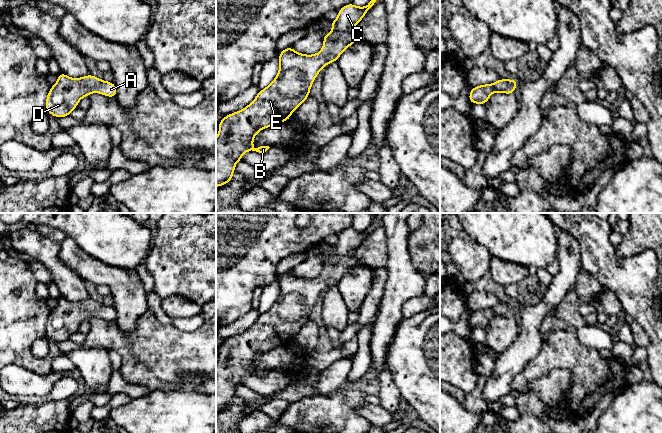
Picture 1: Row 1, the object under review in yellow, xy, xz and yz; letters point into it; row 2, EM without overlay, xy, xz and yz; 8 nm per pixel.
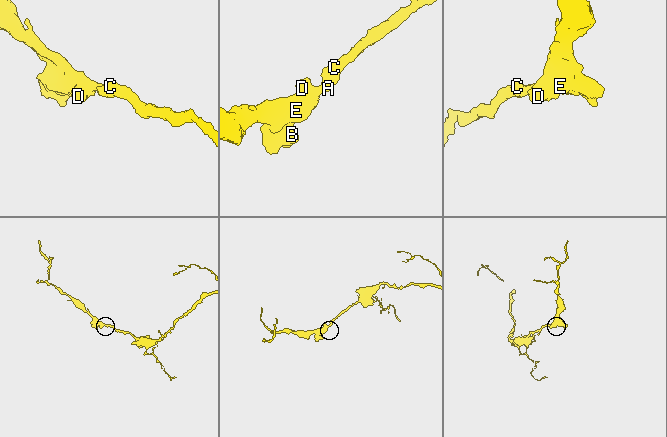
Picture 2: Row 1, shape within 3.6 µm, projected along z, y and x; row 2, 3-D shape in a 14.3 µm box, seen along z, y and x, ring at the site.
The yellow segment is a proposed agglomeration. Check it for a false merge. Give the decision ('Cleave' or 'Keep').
Keep

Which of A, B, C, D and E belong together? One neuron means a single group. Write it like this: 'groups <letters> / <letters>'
groups A B C D E

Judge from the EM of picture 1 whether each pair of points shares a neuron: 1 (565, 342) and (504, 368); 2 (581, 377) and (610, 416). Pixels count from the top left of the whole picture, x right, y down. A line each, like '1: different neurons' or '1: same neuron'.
1: different neurons
2: different neurons

